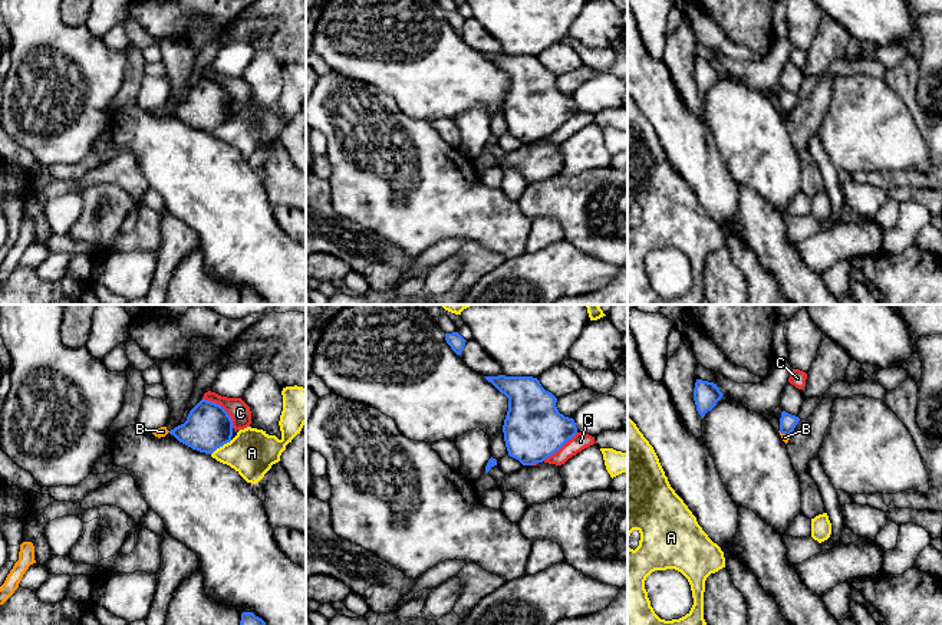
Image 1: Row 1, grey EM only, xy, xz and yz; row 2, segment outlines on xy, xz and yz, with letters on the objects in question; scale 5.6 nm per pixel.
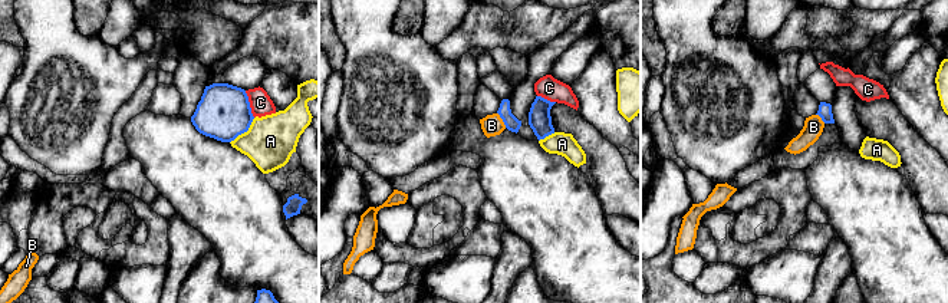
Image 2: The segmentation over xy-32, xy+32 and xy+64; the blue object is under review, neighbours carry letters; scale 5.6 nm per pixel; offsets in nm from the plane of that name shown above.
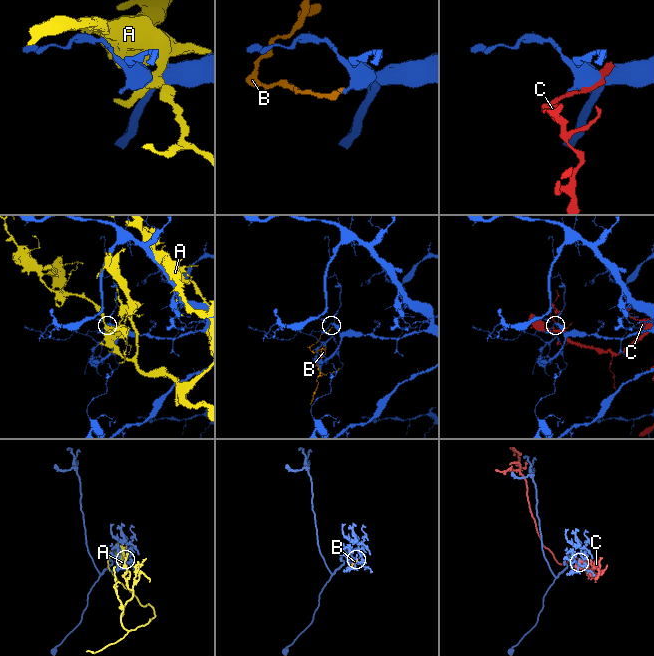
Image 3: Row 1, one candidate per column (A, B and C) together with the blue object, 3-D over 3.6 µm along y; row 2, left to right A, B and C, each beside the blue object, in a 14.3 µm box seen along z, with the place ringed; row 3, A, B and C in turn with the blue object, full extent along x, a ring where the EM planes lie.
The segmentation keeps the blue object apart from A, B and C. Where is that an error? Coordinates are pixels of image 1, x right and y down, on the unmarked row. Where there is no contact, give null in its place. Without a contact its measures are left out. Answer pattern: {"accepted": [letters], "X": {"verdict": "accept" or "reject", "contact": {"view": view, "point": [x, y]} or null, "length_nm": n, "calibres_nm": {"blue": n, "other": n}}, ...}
{"accepted": [], "A": {"verdict": "reject", "contact": {"view": "xy", "point": [221, 124]}, "length_nm": 150, "calibres_nm": {"blue": 260, "other": 260}}, "B": {"verdict": "reject", "contact": {"view": "yz", "point": [784, 111]}, "length_nm": 70, "calibres_nm": {"blue": 100, "other": 40}}, "C": {"verdict": "reject", "contact": {"view": "xy", "point": [223, 86]}, "length_nm": 260, "calibres_nm": {"blue": 260, "other": 120}}}

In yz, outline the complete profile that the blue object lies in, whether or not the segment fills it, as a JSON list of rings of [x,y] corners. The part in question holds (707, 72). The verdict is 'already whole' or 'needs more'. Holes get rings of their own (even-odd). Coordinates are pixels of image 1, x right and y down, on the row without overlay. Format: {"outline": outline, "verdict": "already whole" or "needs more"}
{"outline": [[[696,57],[694,66],[694,79],[701,96],[704,96],[705,92],[717,83],[722,73],[724,72],[719,69],[717,62]]], "verdict": "already whole"}

